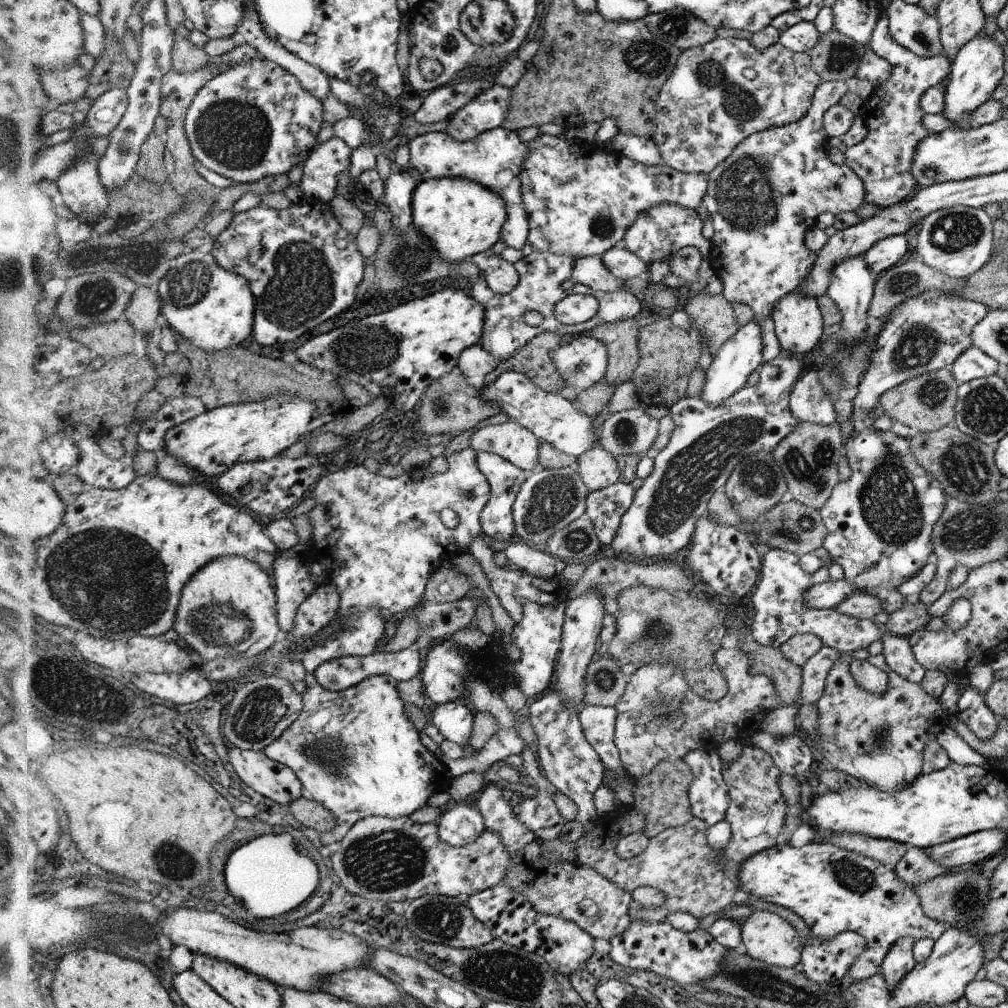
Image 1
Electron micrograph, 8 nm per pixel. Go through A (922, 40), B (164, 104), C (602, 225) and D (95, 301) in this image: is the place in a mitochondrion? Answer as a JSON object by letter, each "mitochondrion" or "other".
{"A":"mitochondrion","B":"other","C":"mitochondrion","D":"mitochondrion"}

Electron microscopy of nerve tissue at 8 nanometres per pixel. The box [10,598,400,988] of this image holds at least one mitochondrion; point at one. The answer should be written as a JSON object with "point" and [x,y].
{"point":[57,686]}

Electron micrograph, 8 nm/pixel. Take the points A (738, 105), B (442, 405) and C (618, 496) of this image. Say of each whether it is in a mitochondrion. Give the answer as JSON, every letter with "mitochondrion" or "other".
{"A":"mitochondrion","B":"mitochondrion","C":"other"}

